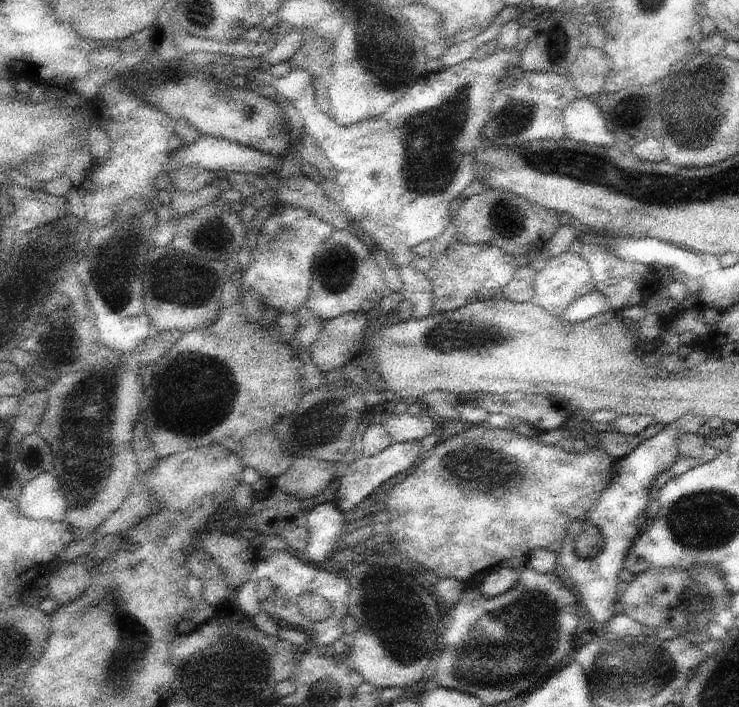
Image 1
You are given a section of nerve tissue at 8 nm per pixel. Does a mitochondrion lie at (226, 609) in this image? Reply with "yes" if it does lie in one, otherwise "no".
no

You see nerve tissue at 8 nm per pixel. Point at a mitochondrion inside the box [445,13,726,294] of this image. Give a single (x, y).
(690, 118)

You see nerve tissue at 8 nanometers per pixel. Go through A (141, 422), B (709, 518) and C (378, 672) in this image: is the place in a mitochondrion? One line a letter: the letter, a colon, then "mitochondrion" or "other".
A: other
B: mitochondrion
C: other

